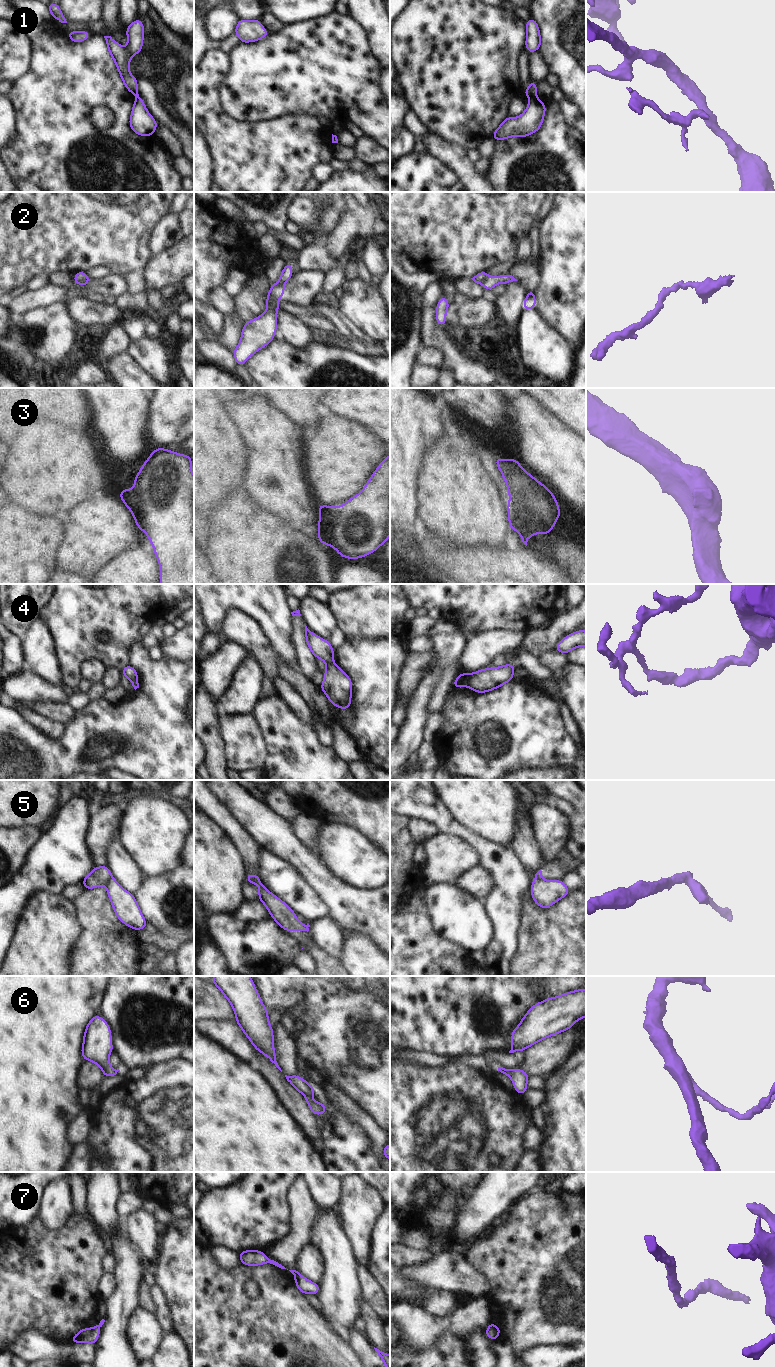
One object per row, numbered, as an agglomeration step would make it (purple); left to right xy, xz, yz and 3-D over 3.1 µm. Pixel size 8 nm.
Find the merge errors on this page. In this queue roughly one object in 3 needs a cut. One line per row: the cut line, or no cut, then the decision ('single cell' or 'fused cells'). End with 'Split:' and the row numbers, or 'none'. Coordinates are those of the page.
1: yz (529, 96), (536, 97) | fused cells
2: xz (282, 283), (276, 283), (271, 287) | fused cells
3: no cut | single cell
4: yz (471, 674), (465, 684) | fused cells
5: xy (111, 877), (106, 883) | fused cells
6: no cut | single cell
7: yz (489, 1325), (493, 1326), (498, 1333) | fused cells
Split: 1, 2, 4, 5, 7

